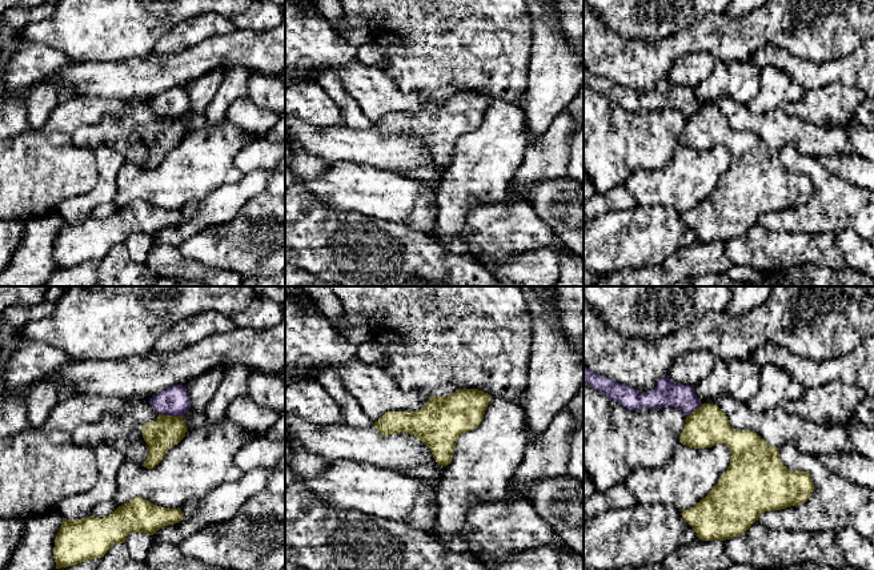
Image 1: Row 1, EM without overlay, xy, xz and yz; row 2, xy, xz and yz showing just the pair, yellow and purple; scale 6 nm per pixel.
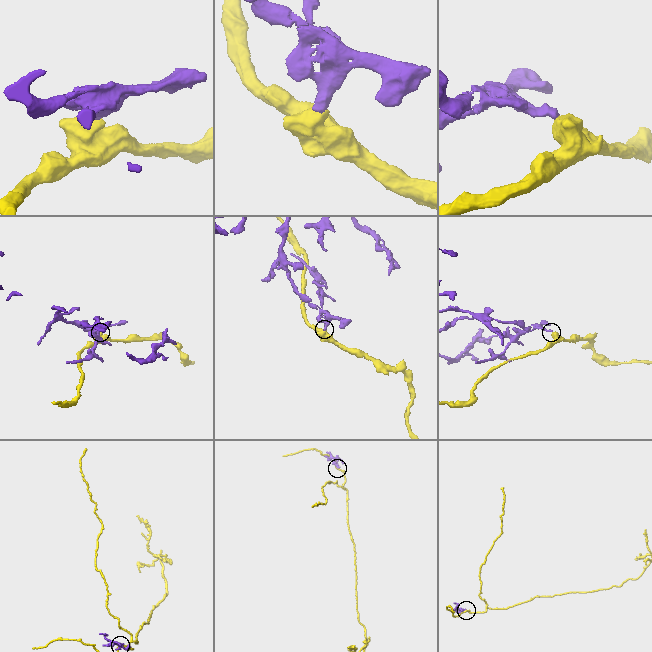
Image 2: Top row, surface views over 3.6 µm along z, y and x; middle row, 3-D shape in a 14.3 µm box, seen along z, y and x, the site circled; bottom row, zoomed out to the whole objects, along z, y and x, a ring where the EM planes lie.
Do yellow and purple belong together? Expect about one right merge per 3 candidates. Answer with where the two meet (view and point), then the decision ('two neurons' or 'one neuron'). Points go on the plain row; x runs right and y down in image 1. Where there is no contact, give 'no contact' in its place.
contact xy (171, 117); two neurons

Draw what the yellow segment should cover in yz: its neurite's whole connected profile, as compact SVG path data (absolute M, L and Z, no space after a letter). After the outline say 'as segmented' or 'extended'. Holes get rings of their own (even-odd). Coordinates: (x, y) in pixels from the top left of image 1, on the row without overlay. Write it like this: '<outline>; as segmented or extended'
M702 105L686 119L679 144L694 150L725 145L731 156L730 166L718 185L698 205L681 214L702 242L726 242L741 237L758 222L762 214L798 208L814 193L809 173L790 173L782 165L778 149L771 148L754 133L733 131L726 116L713 105Z; as segmented

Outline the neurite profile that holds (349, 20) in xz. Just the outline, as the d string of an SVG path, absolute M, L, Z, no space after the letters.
M346 15L342 19L342 25L346 28L366 28L368 27L368 19L360 15Z

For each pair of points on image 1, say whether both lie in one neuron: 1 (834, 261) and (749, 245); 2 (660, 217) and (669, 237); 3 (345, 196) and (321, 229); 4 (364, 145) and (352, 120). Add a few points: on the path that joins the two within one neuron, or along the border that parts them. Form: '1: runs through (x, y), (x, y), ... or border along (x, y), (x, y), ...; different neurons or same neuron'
1: runs through (813, 249), (770, 249); same neuron
2: runs through (660, 223), (660, 228), (664, 232); same neuron
3: border along (309, 192), (328, 205), (363, 212), (367, 216); different neurons
4: border along (344, 124), (352, 128), (372, 127); different neurons

